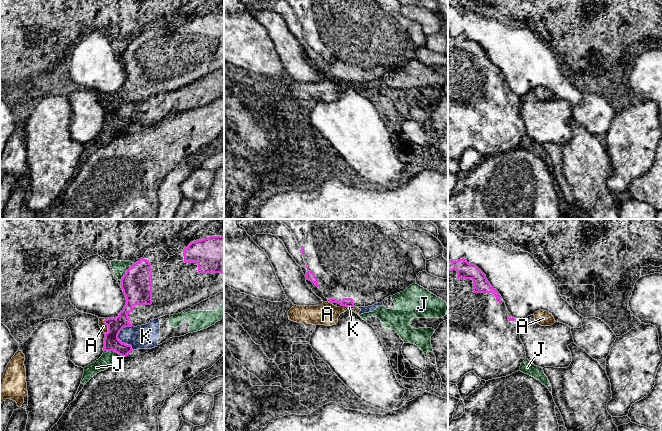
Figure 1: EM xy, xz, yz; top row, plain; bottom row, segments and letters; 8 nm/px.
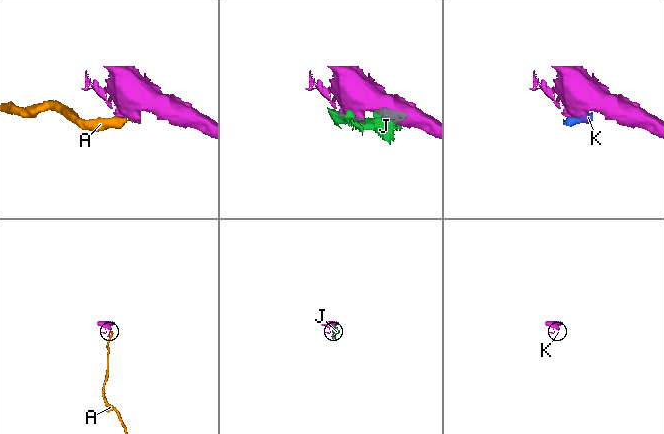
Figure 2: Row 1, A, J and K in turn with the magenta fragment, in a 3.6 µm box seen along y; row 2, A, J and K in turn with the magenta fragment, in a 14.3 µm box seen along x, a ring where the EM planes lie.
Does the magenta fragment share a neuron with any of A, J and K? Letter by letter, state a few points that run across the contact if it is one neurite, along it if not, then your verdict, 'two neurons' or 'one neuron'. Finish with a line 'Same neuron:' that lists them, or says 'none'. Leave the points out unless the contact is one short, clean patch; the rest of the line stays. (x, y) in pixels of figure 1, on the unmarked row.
A: xy (104, 95), (107, 101), (106, 109) | two neurons
J: two neurons
K: xy (124, 102), (118, 114), (122, 118), (129, 120), (133, 126) | two neurons
Same neuron: none

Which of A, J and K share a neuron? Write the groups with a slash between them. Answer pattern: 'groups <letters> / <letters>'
groups A J K

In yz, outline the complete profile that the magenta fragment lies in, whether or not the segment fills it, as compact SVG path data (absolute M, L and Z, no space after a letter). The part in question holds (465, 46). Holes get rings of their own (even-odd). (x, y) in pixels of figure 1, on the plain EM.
M465 34L458 37L448 35L448 160L458 160L469 148L488 157L519 147L526 135L519 98L510 91L499 68L476 41L468 39Z

